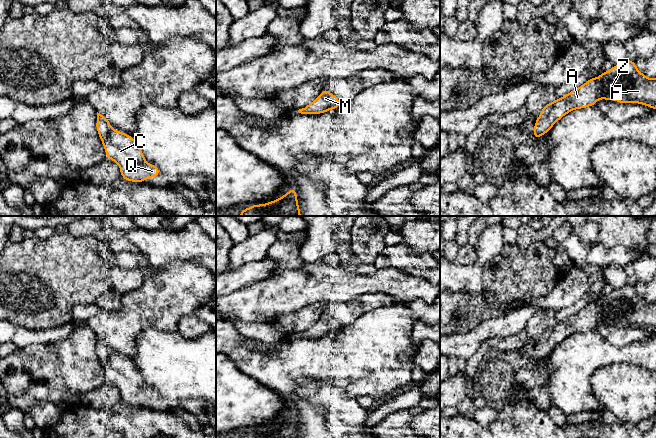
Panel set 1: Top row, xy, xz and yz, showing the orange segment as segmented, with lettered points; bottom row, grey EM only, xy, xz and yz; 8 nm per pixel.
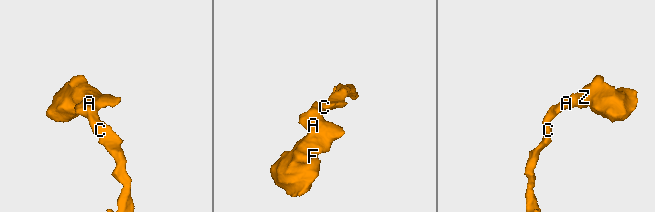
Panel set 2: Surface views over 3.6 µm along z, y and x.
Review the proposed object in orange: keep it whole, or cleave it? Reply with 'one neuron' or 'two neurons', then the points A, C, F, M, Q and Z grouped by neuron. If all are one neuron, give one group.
one neuron; groups A C F M Q Z

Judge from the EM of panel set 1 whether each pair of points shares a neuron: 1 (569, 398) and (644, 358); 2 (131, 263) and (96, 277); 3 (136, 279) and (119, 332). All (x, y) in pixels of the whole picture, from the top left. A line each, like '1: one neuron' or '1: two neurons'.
1: one neuron
2: two neurons
3: two neurons

